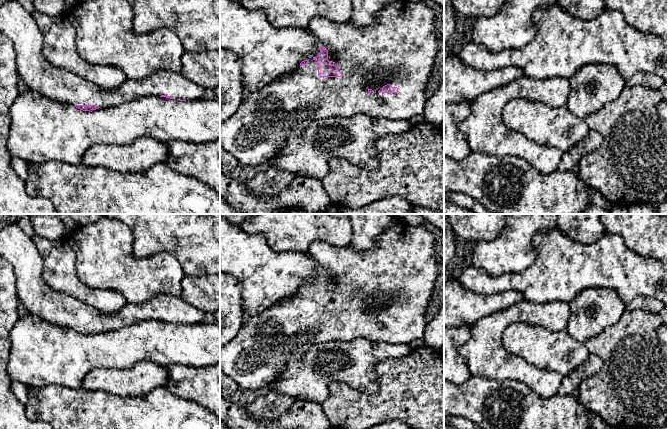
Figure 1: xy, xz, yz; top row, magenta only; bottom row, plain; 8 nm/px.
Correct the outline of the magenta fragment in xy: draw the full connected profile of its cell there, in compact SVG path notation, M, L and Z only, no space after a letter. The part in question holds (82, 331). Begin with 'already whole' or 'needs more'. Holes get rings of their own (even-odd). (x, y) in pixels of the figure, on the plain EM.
needs more; M16 220L0 230L0 256L14 269L17 298L27 313L83 335L116 330L142 320L190 325L201 323L204 319L203 311L180 296L160 293L146 302L127 303L114 313L104 313L50 288L42 276L43 259L32 238L18 226Z

